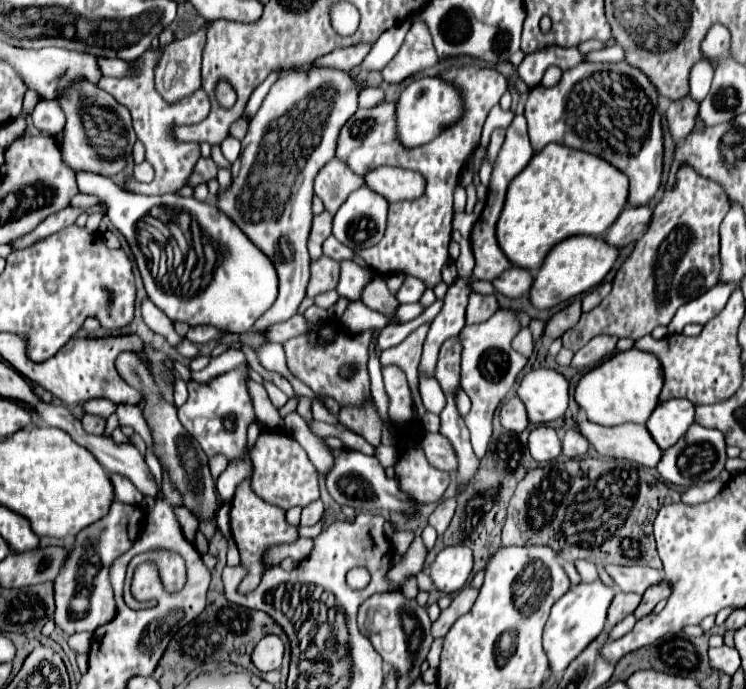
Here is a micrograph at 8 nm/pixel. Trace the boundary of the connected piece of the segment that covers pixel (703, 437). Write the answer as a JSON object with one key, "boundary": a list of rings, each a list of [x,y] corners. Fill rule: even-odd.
{"boundary":[[[692,423],[690,429],[680,437],[680,441],[664,451],[656,469],[668,483],[678,487],[692,487],[716,479],[724,469],[724,463],[726,463],[724,437],[716,429],[706,429],[698,423]]]}

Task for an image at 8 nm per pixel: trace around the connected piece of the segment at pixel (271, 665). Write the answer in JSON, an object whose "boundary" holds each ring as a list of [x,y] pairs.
{"boundary":[[[268,635],[252,651],[252,663],[260,671],[274,671],[274,669],[280,667],[282,655],[284,655],[284,645],[282,645],[280,637]]]}

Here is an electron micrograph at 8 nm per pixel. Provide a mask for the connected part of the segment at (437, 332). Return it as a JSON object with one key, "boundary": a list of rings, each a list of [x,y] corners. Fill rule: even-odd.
{"boundary":[[[458,279],[454,285],[448,287],[444,307],[430,325],[430,331],[428,331],[428,337],[424,343],[422,361],[420,361],[420,371],[434,375],[440,345],[446,339],[458,335],[460,329],[464,327],[464,309],[466,309],[470,293],[472,293],[470,285],[466,285],[462,279]]]}

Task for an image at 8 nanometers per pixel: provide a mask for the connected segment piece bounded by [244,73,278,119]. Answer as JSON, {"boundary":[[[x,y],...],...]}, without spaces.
{"boundary":[[[270,73],[270,77],[252,93],[252,97],[250,97],[248,105],[246,105],[246,111],[244,111],[244,119],[250,119],[250,117],[260,109],[264,97],[266,97],[266,93],[268,93],[268,89],[272,87],[272,83],[274,83],[276,79],[278,79],[278,75],[276,75],[276,73]]]}

